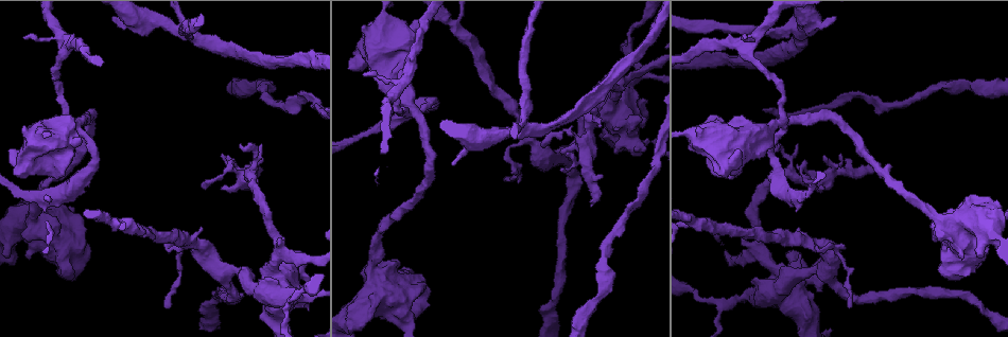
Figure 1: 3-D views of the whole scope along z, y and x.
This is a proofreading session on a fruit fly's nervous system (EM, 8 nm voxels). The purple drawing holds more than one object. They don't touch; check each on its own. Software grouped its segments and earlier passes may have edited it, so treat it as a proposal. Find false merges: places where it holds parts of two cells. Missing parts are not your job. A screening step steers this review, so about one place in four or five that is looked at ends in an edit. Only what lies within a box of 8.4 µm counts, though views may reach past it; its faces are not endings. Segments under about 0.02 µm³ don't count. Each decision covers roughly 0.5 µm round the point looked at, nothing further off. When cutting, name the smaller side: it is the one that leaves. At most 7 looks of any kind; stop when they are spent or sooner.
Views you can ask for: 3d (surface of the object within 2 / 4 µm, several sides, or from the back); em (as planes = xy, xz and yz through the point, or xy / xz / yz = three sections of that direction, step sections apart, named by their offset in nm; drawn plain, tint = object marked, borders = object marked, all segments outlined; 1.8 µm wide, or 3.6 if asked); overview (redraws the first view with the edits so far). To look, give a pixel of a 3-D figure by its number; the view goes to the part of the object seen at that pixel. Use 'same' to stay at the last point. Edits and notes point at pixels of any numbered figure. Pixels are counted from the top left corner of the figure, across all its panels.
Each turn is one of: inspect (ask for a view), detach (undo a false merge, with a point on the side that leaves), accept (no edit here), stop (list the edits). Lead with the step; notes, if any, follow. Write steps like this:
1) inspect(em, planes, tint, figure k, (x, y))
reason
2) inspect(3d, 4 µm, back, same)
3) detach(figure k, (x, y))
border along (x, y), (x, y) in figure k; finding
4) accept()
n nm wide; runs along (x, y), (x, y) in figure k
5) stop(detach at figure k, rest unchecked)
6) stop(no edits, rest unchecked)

inspect(em, 3.6 µm, xy, step 4, tint, figure 1, (373, 275))
calibre changes

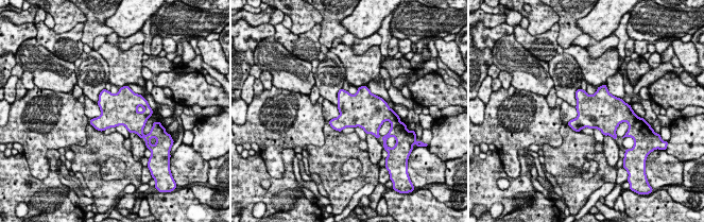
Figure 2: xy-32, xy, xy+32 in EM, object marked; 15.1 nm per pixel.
inspect(em, 3.6 µm, yz, step 16, tint, same)
another direction

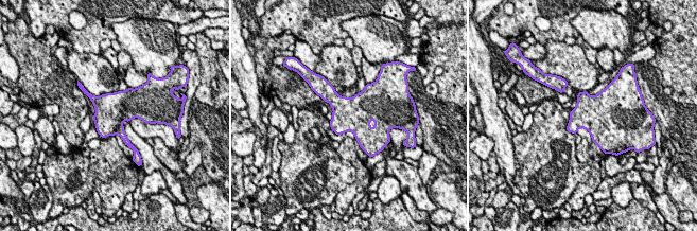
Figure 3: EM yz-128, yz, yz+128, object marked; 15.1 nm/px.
accept()
500 nm wide; one cell here

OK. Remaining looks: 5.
inspect(3d, 2 µm, figure 1, (521, 132))
looks like a crossing

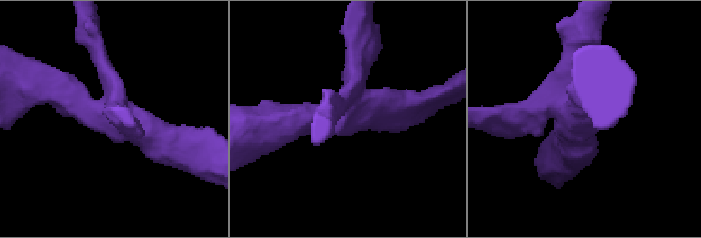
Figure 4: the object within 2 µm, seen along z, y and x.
inspect(em, planes, tint, figure 4, (100, 112))

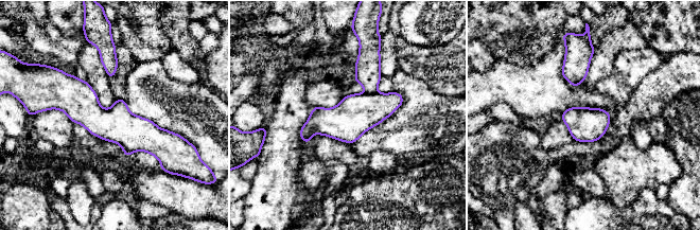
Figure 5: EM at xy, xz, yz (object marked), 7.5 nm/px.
detach(figure 5, (367, 68))
border along (377, 91), (366, 93) in figure 5; two cells meet here

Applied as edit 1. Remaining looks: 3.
inspect(em, xy, step 16, tint, figure 1, (79, 125))
four or more arms meet

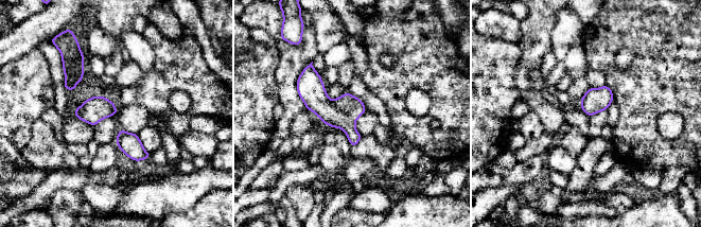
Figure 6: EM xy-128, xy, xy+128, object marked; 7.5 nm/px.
detach(figure 6, (314, 94))
the part that leaves runs along (310, 69), (311, 90), (353, 142) in figure 6; a second cell is stuck on

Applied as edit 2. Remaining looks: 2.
stop(detach at figure 5, detach at figure 6, rest unchecked)

